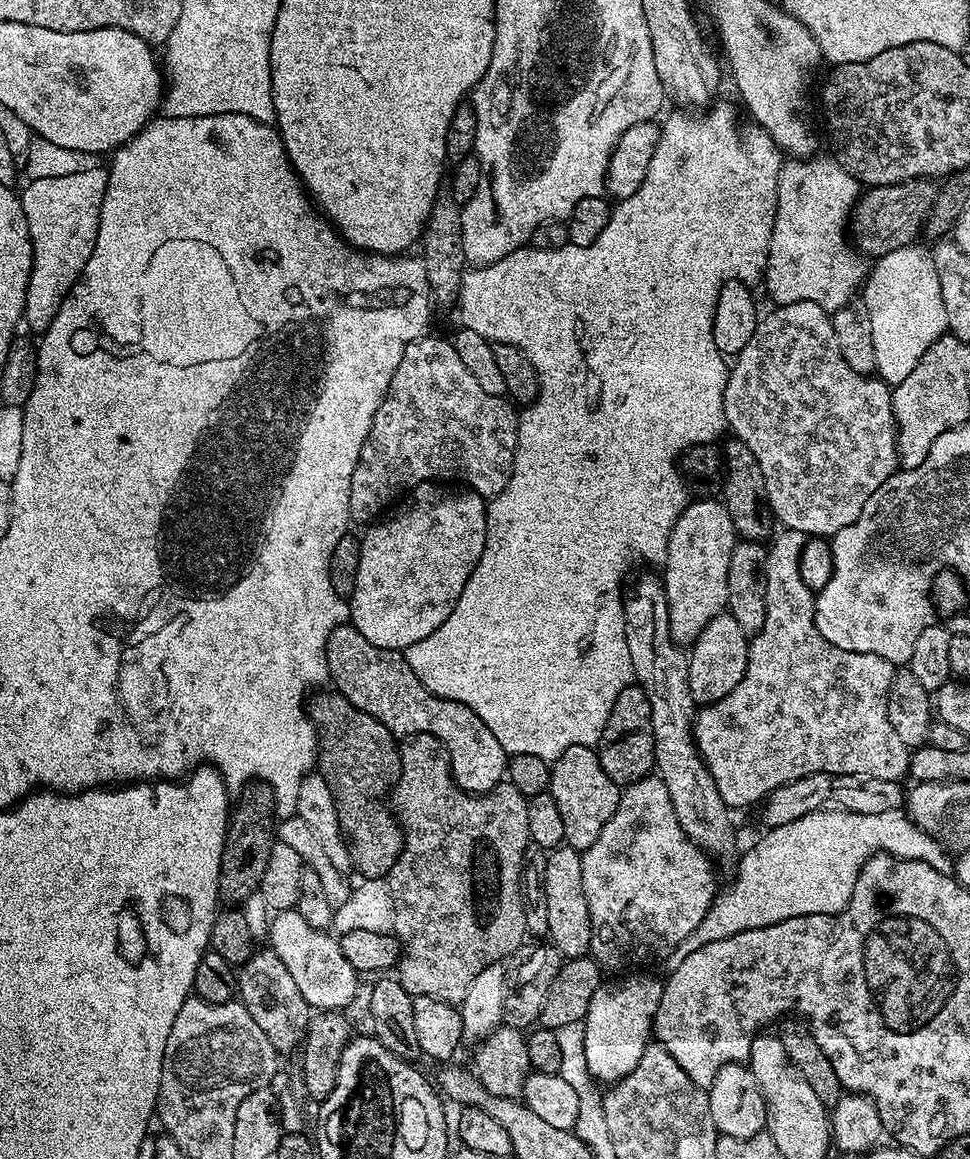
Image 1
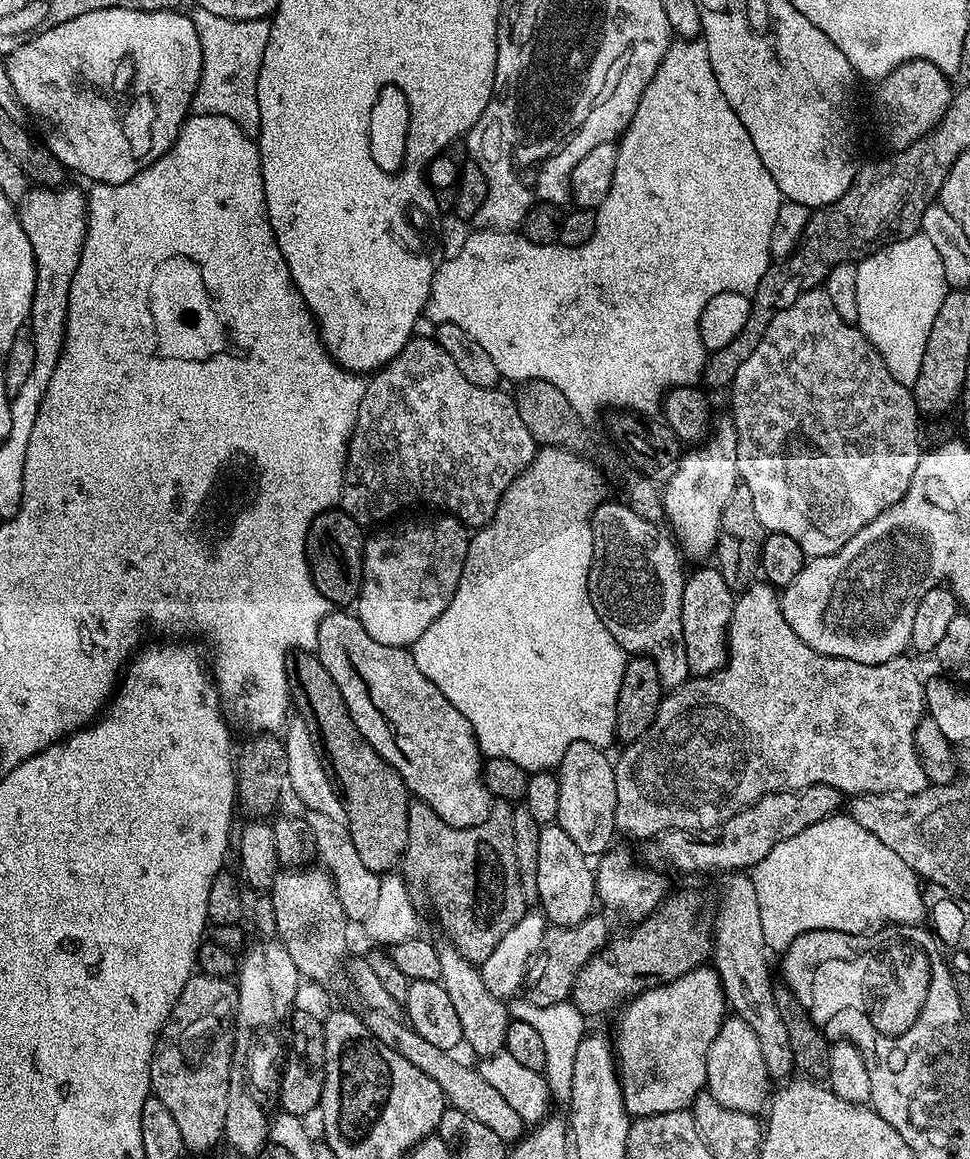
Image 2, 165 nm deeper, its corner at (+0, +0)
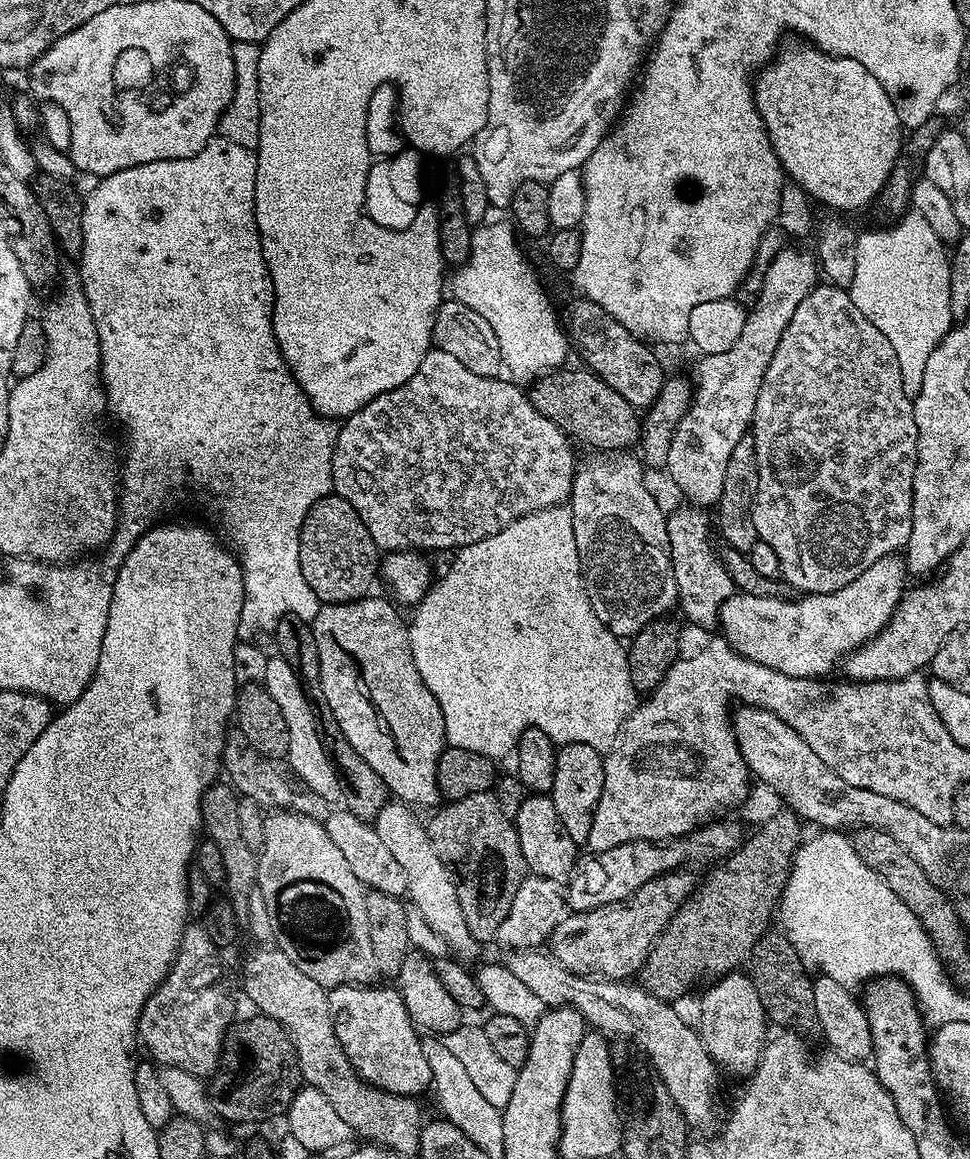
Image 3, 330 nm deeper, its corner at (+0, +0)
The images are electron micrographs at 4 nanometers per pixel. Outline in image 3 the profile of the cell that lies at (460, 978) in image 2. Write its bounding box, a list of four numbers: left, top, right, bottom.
[376,802,481,962]

